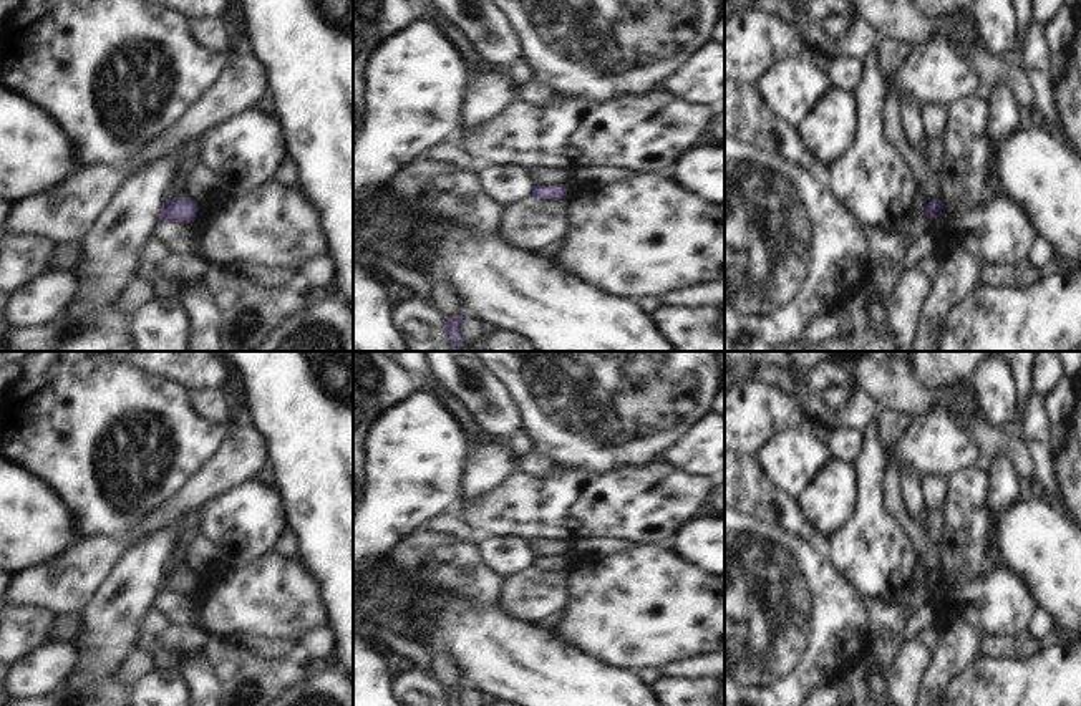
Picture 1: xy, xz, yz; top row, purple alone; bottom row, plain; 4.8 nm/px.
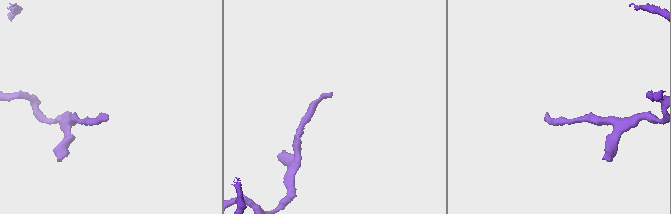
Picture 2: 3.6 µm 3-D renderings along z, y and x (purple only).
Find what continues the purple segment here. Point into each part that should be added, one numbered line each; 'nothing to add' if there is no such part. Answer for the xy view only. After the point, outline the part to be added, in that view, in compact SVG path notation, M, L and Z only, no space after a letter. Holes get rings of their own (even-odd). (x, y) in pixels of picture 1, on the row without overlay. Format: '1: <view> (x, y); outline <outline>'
nothing to add

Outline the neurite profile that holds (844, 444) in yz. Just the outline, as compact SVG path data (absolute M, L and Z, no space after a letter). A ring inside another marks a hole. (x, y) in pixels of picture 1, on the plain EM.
M836 428L827 444L832 459L854 466L862 451L862 433L849 428Z

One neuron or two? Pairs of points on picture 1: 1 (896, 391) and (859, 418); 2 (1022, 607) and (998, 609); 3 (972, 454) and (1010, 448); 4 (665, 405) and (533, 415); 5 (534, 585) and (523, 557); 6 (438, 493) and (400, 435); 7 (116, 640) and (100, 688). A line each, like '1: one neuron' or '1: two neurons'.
1: two neurons
2: one neuron
3: two neurons
4: one neuron
5: two neurons
6: one neuron
7: one neuron

